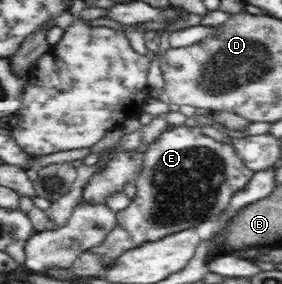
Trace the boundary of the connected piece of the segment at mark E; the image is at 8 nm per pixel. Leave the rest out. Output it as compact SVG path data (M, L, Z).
M199 125L167 129L149 144L142 157L143 167L135 179L136 193L131 198L131 202L124 209L115 211L115 227L107 233L107 237L99 245L85 249L99 255L103 267L111 266L111 263L115 263L115 259L131 248L154 242L175 232L197 227L199 223L219 215L229 205L234 193L243 189L254 173L253 170L245 167L242 159L235 154L234 148L227 143L217 142L203 135Z

